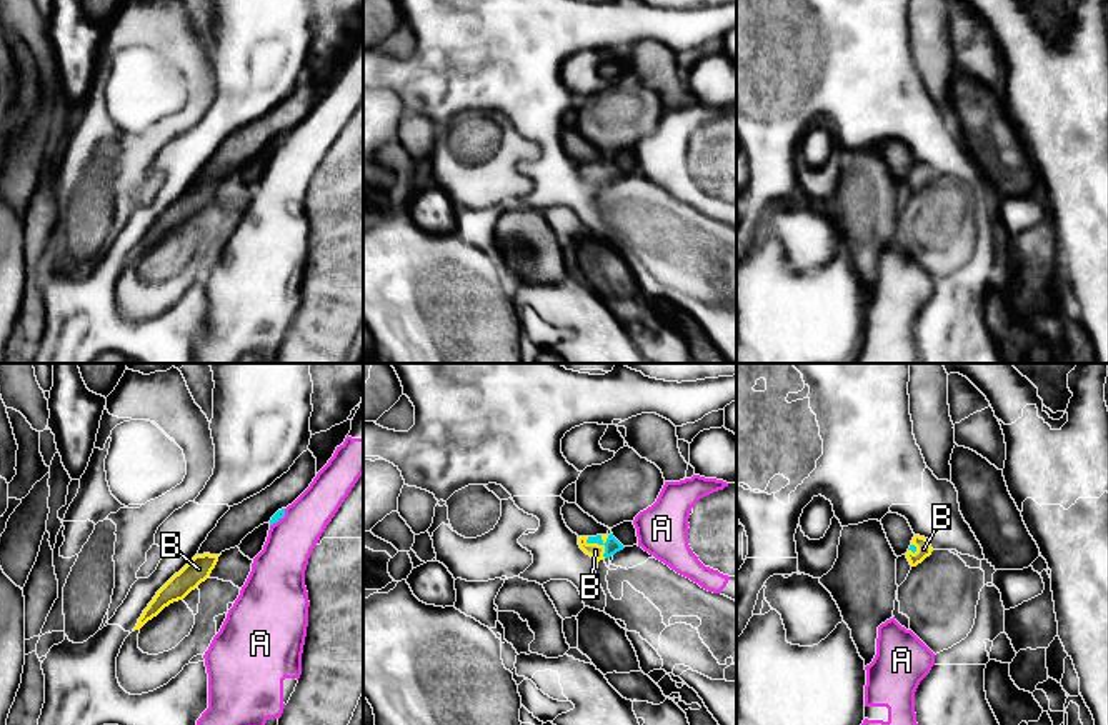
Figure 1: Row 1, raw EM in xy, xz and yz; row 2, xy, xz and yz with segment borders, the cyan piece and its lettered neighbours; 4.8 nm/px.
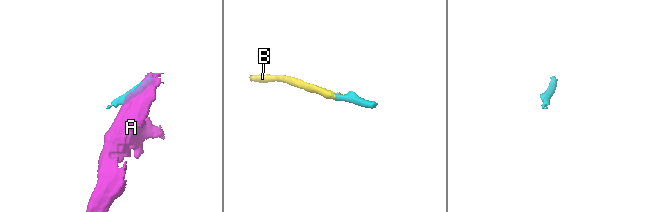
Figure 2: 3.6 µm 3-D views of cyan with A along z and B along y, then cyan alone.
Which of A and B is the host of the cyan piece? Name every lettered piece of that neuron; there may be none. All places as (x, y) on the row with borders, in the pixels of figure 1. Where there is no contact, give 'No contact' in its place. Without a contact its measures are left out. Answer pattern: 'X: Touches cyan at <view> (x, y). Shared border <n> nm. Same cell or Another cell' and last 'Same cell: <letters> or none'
A: Touches cyan at xy (280, 517). Shared border 120 nm. Another cell
B: Touches cyan at xz (598, 544). Shared border 140 nm. Same cell
Same cell: B

